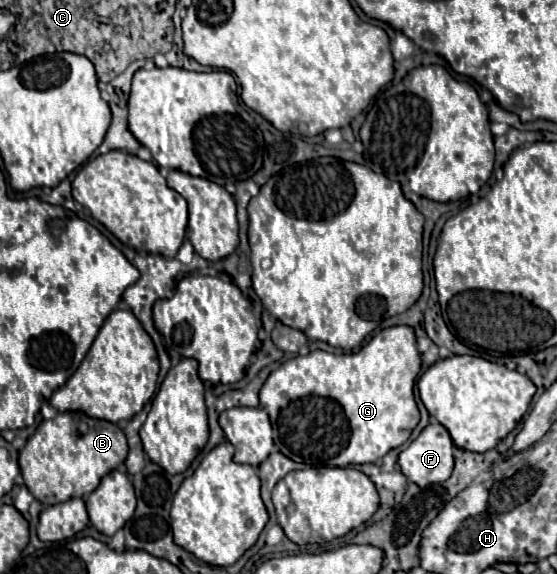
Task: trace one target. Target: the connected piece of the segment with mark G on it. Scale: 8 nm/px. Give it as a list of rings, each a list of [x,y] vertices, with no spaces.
[[[395,325],[379,331],[357,353],[327,353],[321,349],[309,355],[297,355],[281,363],[261,387],[261,409],[269,413],[273,441],[283,455],[311,467],[347,467],[375,463],[387,451],[403,445],[419,423],[415,403],[415,379],[421,371],[421,355],[415,343],[415,331],[409,325]]]

